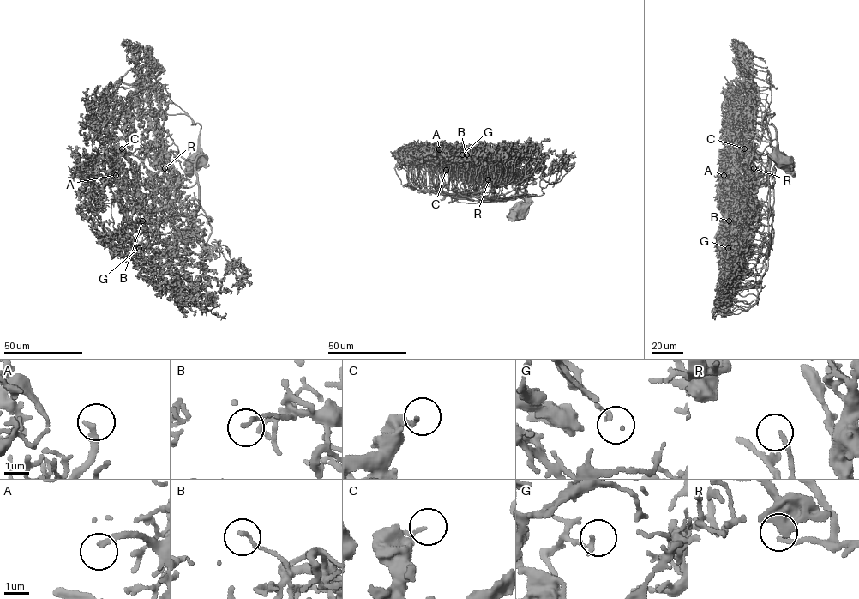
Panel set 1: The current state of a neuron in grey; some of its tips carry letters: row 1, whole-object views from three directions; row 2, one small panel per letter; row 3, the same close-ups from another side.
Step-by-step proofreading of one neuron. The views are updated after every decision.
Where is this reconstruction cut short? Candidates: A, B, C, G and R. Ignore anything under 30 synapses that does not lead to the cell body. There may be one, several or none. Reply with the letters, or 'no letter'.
A, R

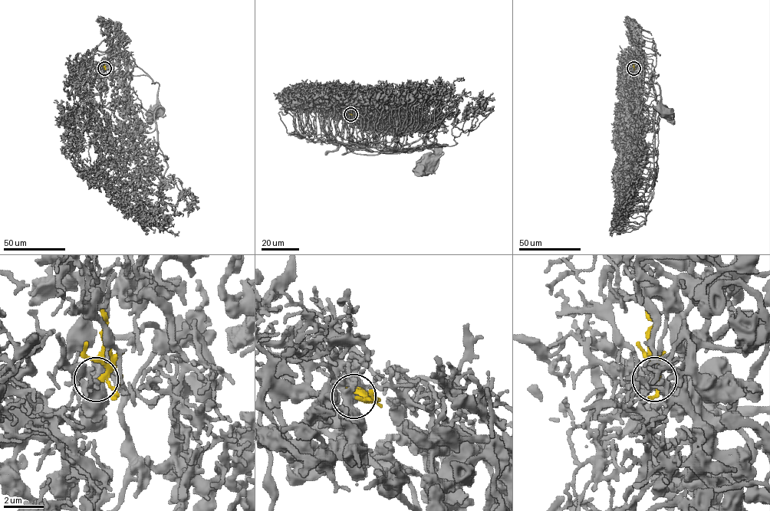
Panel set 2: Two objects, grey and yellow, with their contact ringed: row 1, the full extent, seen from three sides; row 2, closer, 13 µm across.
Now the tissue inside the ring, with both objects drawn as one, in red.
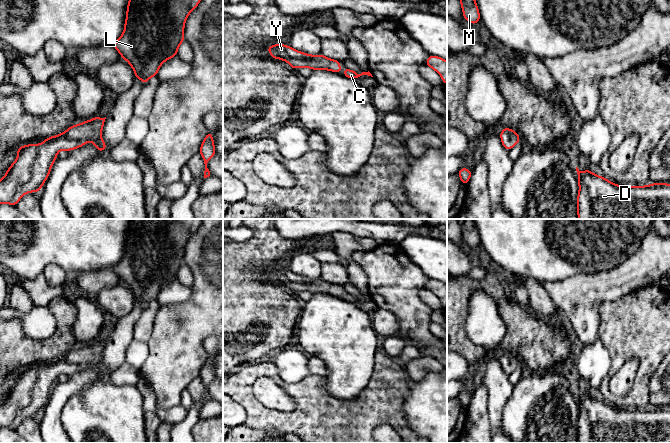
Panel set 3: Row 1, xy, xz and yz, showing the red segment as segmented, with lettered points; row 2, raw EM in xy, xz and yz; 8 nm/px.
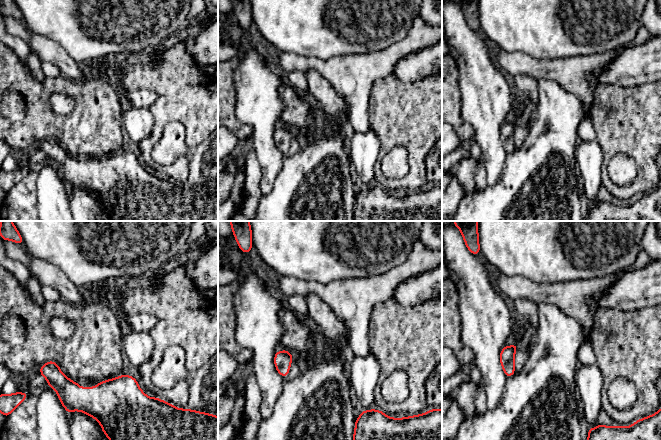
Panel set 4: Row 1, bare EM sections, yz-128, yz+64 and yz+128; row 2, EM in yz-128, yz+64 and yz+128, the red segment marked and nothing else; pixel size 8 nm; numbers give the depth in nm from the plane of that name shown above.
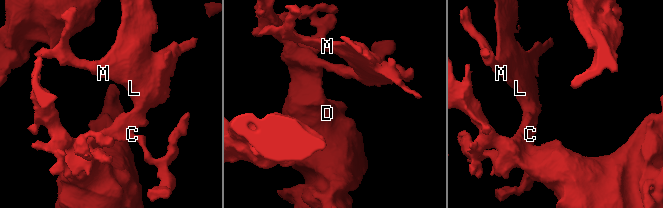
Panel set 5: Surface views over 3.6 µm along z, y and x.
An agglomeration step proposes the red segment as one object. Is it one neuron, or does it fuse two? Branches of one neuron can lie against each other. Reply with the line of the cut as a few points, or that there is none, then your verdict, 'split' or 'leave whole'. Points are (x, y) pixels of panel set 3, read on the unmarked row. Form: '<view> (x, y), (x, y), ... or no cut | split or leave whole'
no cut | leave whole

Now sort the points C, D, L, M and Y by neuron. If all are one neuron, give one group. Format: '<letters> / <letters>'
C D L M Y

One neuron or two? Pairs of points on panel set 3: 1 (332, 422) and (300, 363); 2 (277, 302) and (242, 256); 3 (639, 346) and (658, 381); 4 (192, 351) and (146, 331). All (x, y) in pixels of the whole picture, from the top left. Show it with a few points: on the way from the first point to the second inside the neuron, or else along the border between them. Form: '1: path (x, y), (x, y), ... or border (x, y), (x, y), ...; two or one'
1: border (309, 373), (296, 382), (286, 382), (283, 380); two
2: path (264, 295), (247, 278), (247, 269); one
3: border (659, 364), (649, 381), (649, 395); two
4: border (157, 310), (152, 325), (152, 333), (147, 342); two

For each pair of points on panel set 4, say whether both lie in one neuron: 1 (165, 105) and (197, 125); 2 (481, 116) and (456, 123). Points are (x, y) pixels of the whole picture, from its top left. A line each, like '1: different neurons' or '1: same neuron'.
1: same neuron
2: different neurons

